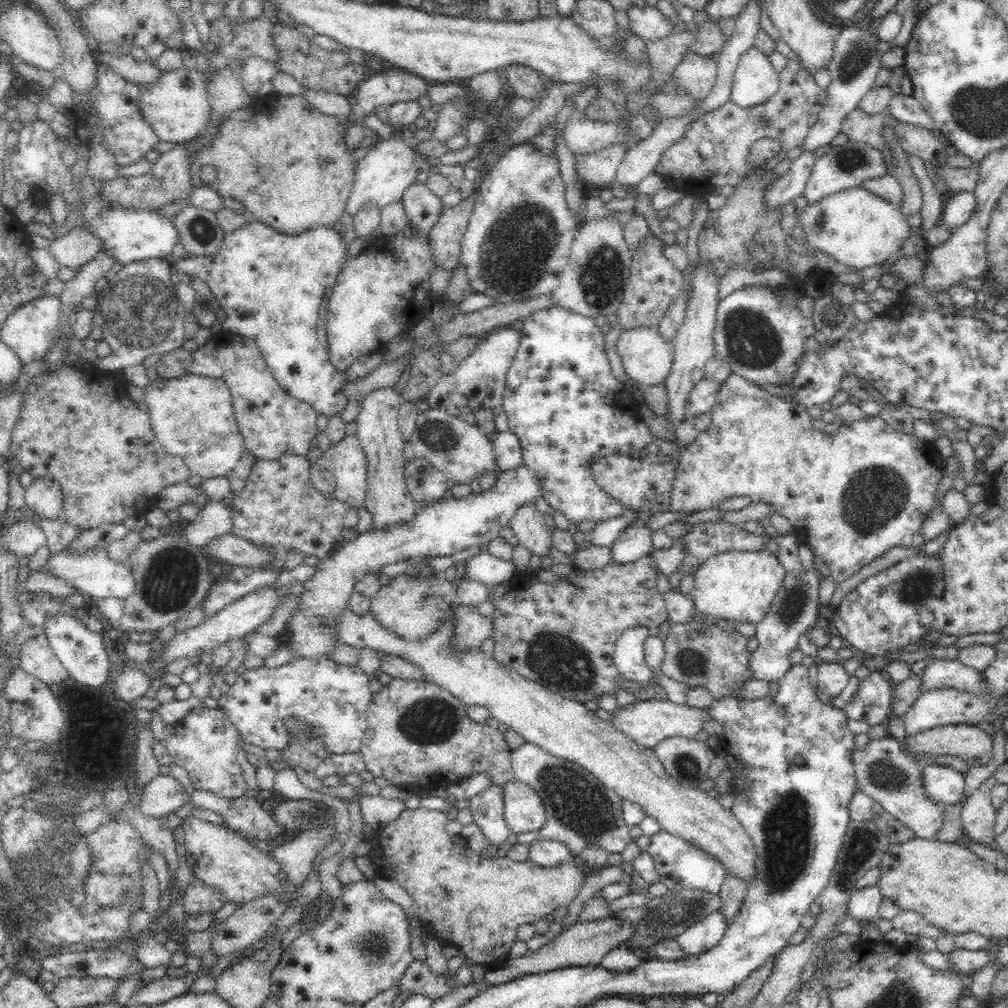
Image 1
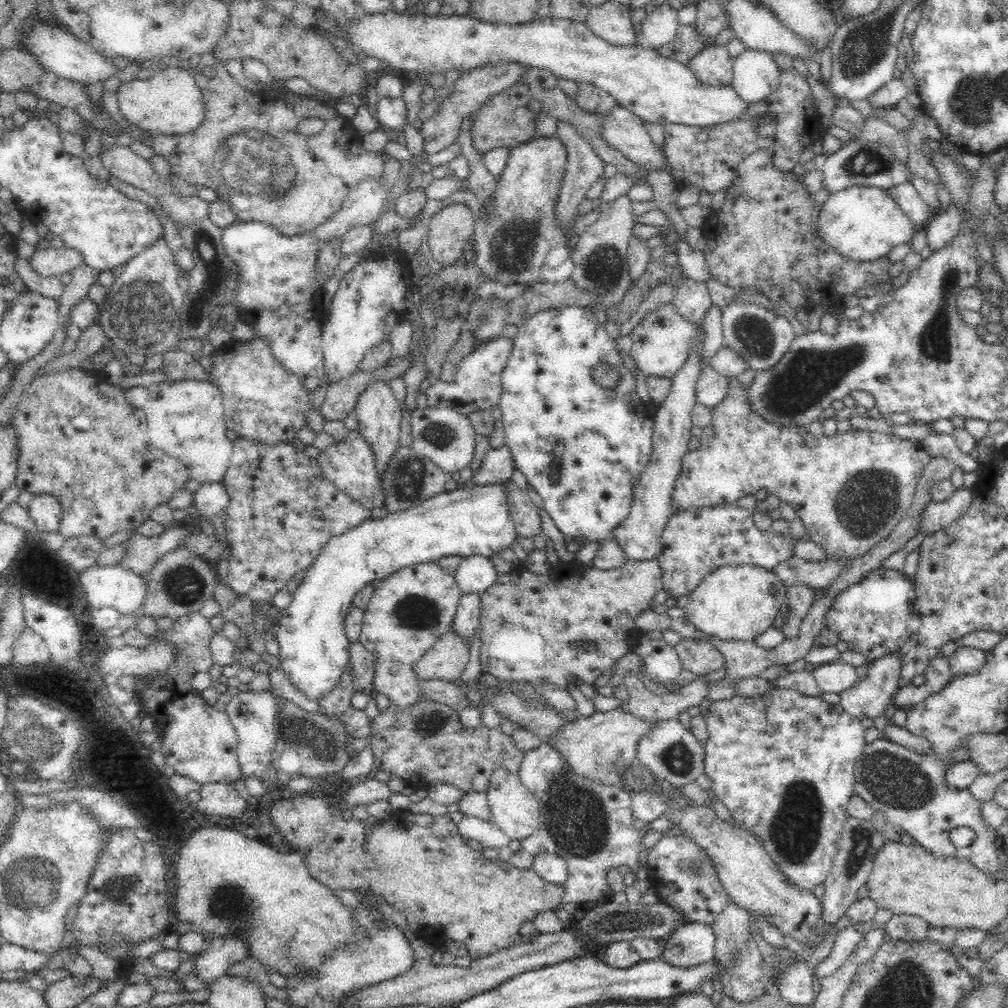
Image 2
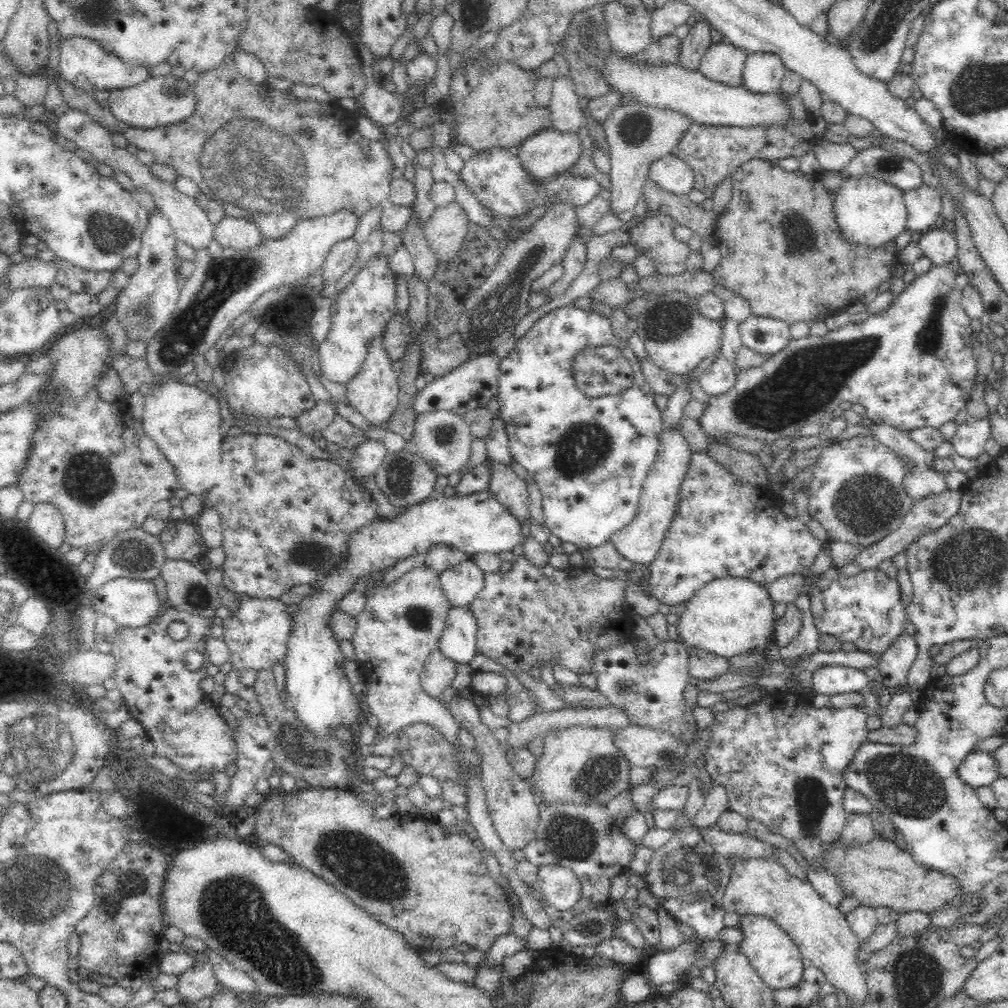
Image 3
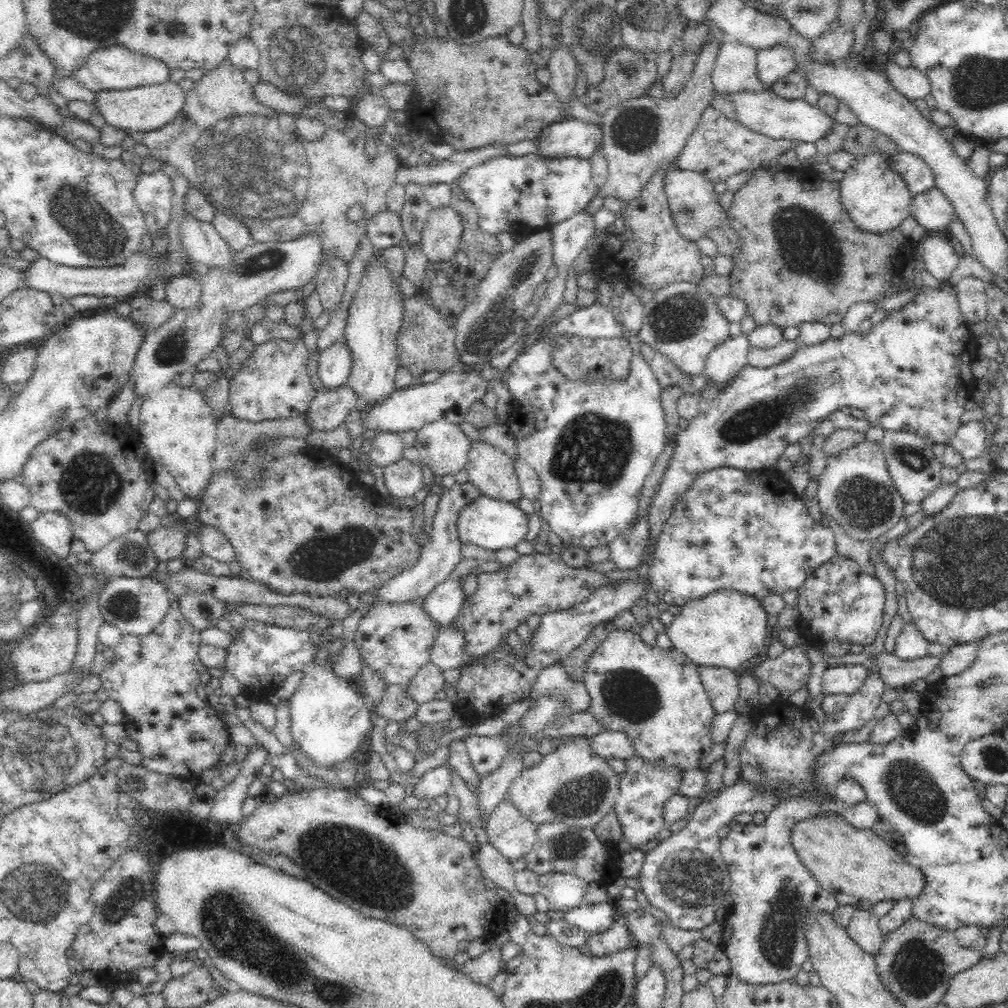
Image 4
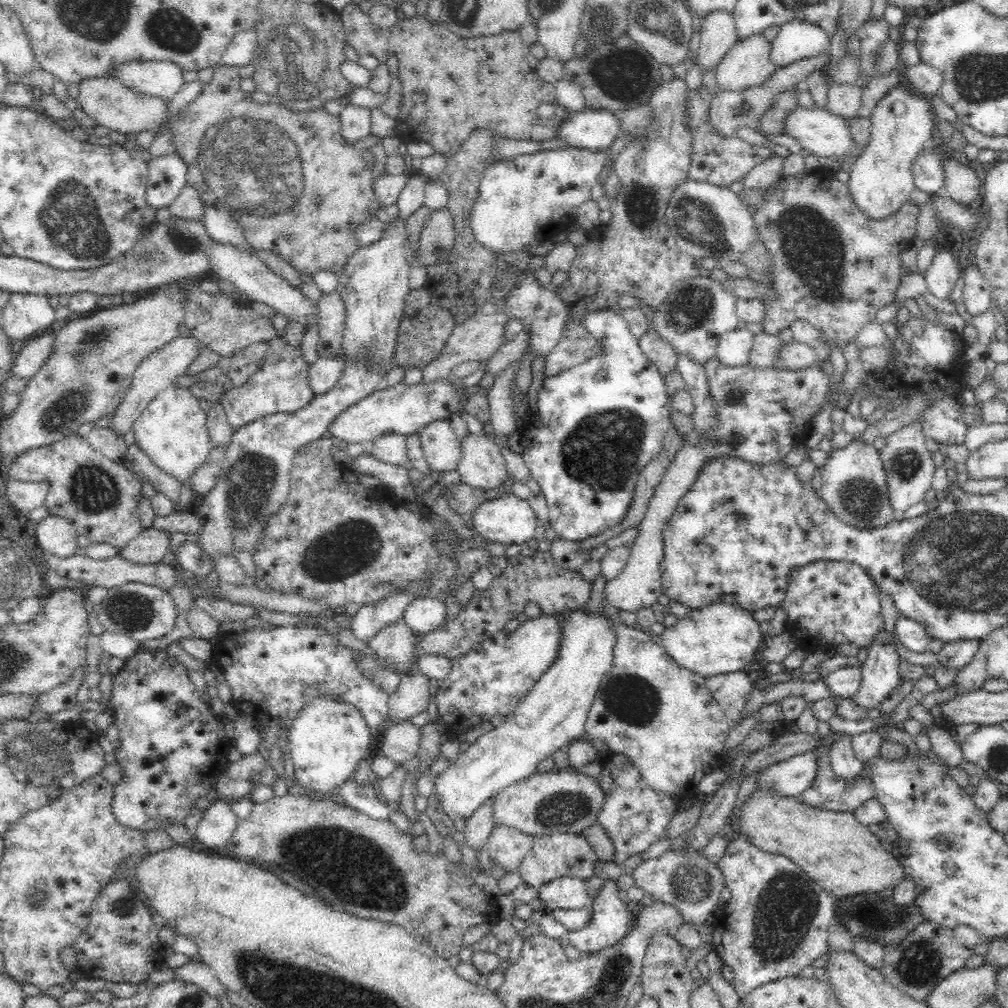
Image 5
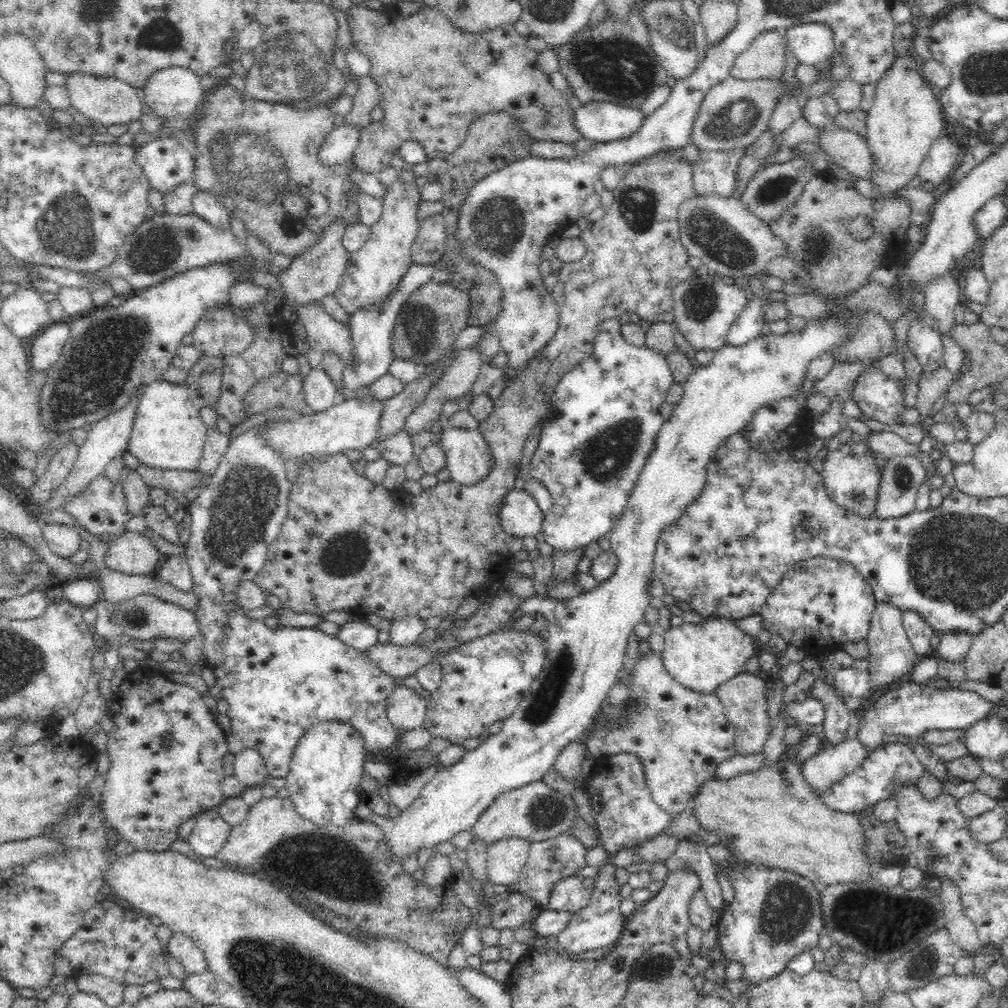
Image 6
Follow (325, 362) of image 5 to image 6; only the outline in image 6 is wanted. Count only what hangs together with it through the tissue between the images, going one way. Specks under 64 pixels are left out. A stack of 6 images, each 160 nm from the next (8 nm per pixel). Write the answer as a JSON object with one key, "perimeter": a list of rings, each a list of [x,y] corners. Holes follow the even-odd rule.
{"perimeter":[[[322,368],[310,370],[303,386],[309,412],[319,413],[335,405],[337,397],[334,384]]]}

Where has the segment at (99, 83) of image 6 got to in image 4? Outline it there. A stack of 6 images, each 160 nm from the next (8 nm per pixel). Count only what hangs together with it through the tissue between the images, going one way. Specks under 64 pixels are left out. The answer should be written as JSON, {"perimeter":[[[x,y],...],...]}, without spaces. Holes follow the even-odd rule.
{"perimeter":[[[173,81],[126,90],[102,88],[98,92],[92,91],[92,94],[93,106],[104,118],[105,124],[129,134],[156,130],[166,126],[180,113],[180,110],[183,110],[183,106],[186,104],[184,91],[180,89],[178,83]]]}

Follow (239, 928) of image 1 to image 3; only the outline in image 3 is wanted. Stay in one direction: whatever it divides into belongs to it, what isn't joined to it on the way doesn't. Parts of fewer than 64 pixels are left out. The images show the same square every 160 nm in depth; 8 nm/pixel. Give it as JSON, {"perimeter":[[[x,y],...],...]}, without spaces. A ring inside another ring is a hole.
{"perimeter":[[[199,960],[192,968],[179,974],[171,981],[171,986],[180,995],[180,1002],[195,1003],[202,998],[212,997],[217,984],[216,975],[212,971],[212,962],[201,963]]]}

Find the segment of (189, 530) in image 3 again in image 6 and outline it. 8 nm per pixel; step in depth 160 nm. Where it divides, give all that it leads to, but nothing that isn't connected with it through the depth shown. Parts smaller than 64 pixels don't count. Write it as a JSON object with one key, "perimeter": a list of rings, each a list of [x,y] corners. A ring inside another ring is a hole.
{"perimeter":[[[128,531],[110,539],[104,566],[126,574],[155,574],[163,557],[144,533]]]}

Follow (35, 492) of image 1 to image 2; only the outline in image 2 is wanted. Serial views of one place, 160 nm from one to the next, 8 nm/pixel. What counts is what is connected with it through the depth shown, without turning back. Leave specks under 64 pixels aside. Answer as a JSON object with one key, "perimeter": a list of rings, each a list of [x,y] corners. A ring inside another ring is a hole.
{"perimeter":[[[50,494],[34,495],[27,509],[30,519],[40,534],[42,532],[59,532],[63,512],[62,505],[55,496]]]}

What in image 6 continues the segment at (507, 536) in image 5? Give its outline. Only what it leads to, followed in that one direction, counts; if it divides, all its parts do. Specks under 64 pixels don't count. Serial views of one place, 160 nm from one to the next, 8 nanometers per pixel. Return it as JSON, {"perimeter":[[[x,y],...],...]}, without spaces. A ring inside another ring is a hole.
{"perimeter":[[[514,487],[501,502],[499,519],[507,535],[526,538],[541,531],[544,513],[528,491]]]}

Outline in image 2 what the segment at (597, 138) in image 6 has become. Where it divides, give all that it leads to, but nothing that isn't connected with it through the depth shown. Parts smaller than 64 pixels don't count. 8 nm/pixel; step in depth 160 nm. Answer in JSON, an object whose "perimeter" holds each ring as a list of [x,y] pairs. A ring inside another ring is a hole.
{"perimeter":[[[538,135],[510,149],[507,165],[496,183],[494,194],[483,204],[471,236],[475,248],[475,263],[488,280],[505,284],[521,282],[532,287],[540,283],[562,282],[564,278],[569,278],[556,274],[556,268],[569,257],[571,248],[568,246],[568,234],[564,234],[556,225],[554,217],[554,206],[560,194],[567,162],[565,146],[556,135]]]}

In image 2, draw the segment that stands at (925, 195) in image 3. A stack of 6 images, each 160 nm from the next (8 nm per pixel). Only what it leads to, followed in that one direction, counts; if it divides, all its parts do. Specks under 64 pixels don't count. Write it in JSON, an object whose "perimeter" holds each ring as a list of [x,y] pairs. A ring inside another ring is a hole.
{"perimeter":[[[911,181],[891,186],[885,191],[896,201],[914,226],[926,226],[936,212],[924,202]]]}

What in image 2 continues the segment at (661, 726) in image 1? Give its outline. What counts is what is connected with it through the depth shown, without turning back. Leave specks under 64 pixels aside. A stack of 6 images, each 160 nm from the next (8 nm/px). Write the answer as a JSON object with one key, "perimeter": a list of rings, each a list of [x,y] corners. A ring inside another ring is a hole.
{"perimeter":[[[620,707],[608,712],[594,711],[590,716],[581,716],[564,724],[548,738],[548,745],[558,751],[562,761],[576,775],[600,782],[603,786],[620,786],[625,770],[635,761],[638,740],[654,726],[656,721],[640,719]]]}

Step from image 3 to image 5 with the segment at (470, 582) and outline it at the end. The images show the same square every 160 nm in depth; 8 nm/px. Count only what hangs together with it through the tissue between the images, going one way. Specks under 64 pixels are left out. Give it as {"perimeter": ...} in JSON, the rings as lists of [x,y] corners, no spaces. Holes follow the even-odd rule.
{"perimeter":[[[418,597],[404,608],[402,619],[412,635],[423,635],[444,623],[444,601],[434,597]]]}

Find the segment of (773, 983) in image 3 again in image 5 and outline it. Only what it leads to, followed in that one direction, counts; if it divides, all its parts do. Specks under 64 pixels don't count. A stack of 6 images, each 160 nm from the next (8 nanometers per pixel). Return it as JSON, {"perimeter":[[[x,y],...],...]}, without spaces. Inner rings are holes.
{"perimeter":[[[818,721],[817,735],[820,742],[816,748],[812,748],[812,753],[816,755],[816,776],[814,781],[805,789],[800,796],[800,799],[808,805],[814,806],[818,809],[830,810],[834,813],[854,813],[860,806],[864,805],[866,800],[876,798],[876,791],[872,787],[871,776],[869,775],[869,768],[865,766],[860,770],[860,774],[852,781],[844,781],[843,778],[834,774],[831,767],[831,760],[829,757],[829,745],[827,736],[833,732],[828,725],[828,721]],[[743,836],[732,838],[726,854],[717,864],[731,891],[731,898],[721,905],[720,912],[712,920],[714,950],[723,964],[733,971],[731,985],[736,989],[739,1001],[743,1001],[757,986],[799,975],[804,966],[812,965],[814,960],[829,950],[829,929],[835,920],[833,895],[782,854],[767,854],[751,846],[748,841]]]}

